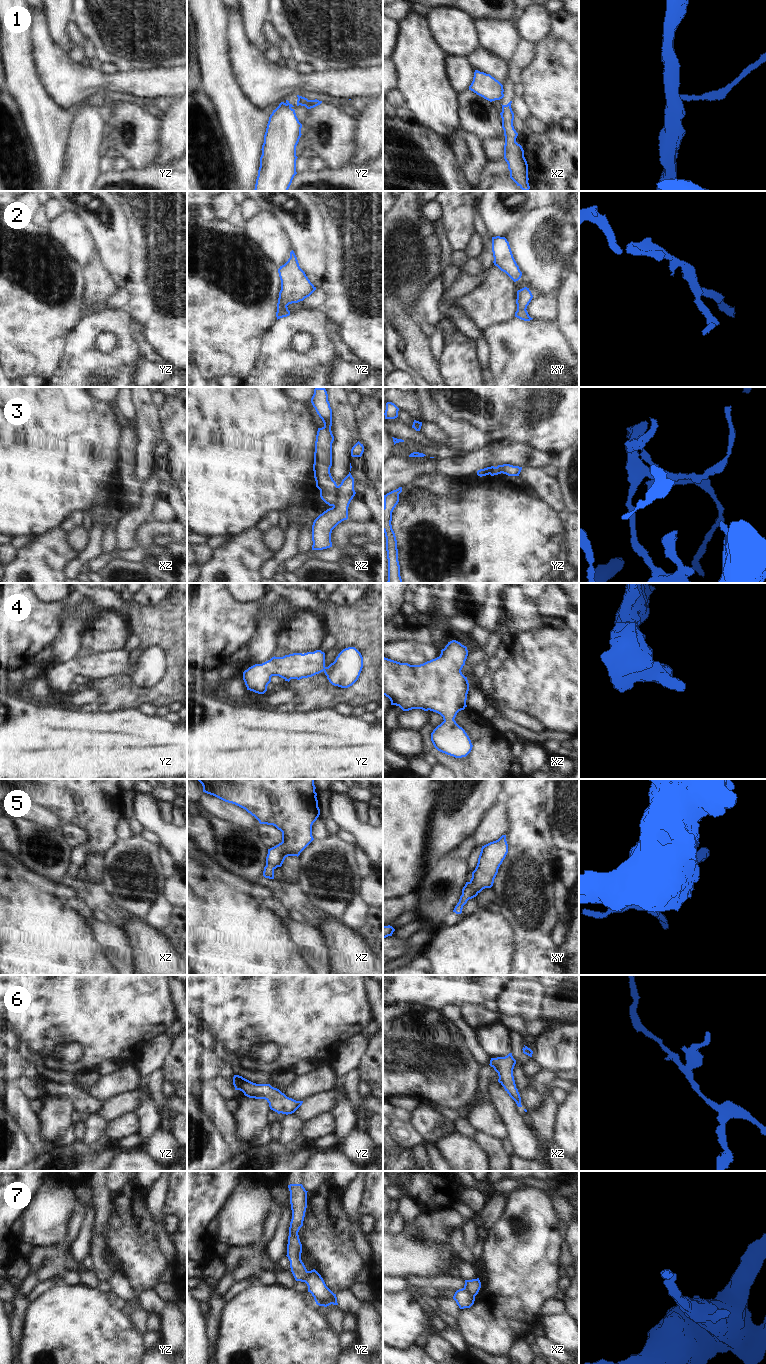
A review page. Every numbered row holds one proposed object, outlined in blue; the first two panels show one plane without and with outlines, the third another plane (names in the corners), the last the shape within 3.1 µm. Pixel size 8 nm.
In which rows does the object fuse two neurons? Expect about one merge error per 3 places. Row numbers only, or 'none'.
1, 3, 7

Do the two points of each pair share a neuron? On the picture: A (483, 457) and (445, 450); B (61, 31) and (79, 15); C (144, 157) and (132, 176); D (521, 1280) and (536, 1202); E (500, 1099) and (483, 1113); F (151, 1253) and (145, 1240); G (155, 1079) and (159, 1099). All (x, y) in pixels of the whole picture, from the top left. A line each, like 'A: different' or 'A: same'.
A: different
B: different
C: different
D: same
E: different
F: same
G: same

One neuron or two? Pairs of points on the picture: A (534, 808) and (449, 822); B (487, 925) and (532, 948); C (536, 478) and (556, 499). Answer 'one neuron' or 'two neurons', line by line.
A: two neurons
B: two neurons
C: one neuron

